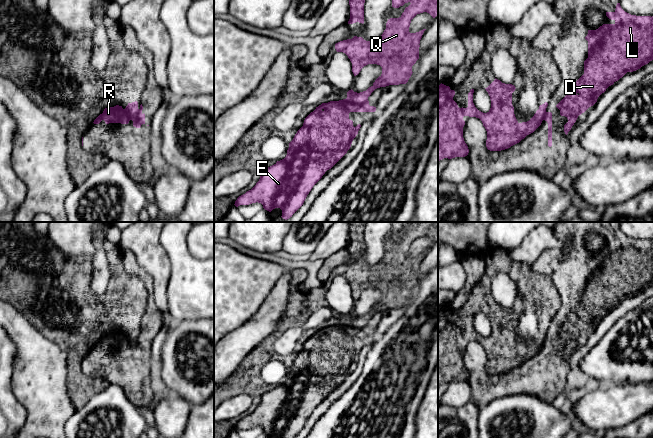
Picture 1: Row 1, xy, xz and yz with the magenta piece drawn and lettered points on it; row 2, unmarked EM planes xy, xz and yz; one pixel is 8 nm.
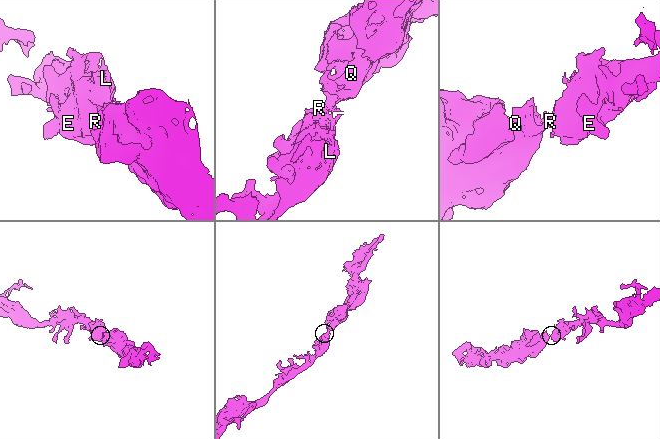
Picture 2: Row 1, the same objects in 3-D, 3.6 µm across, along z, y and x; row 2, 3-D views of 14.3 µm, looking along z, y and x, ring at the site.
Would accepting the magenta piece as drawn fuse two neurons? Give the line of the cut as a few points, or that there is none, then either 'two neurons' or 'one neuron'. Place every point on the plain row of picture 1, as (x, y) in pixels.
cut xz (346, 322), (353, 327), (363, 327), (367, 324); two neurons

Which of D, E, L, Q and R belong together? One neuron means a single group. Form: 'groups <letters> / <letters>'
groups D E L R / Q

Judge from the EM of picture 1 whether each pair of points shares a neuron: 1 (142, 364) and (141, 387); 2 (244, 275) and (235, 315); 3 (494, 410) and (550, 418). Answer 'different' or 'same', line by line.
1: same
2: same
3: same

